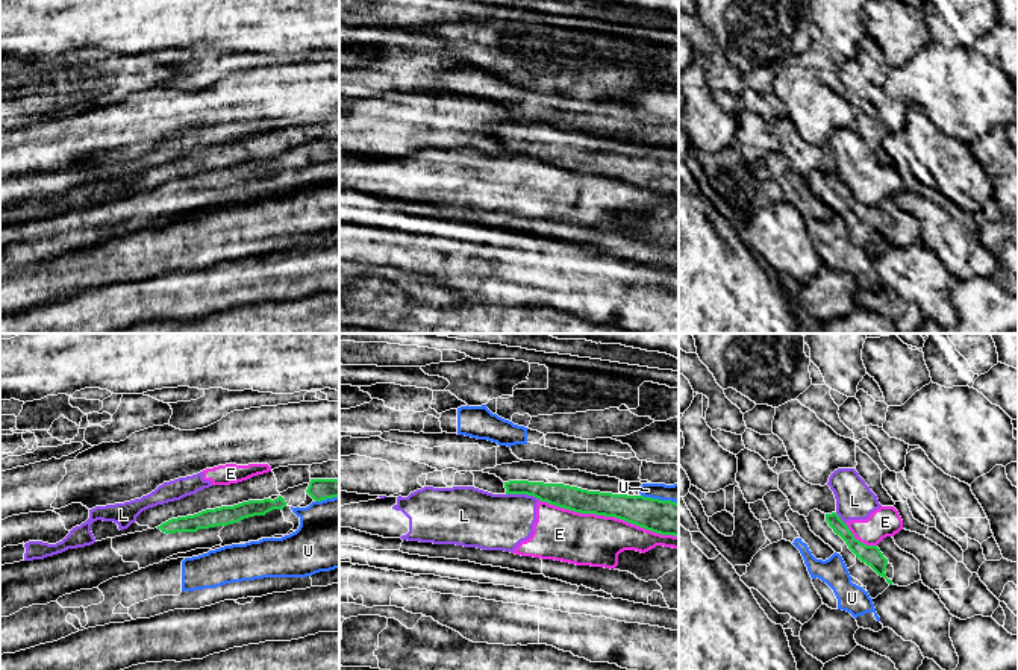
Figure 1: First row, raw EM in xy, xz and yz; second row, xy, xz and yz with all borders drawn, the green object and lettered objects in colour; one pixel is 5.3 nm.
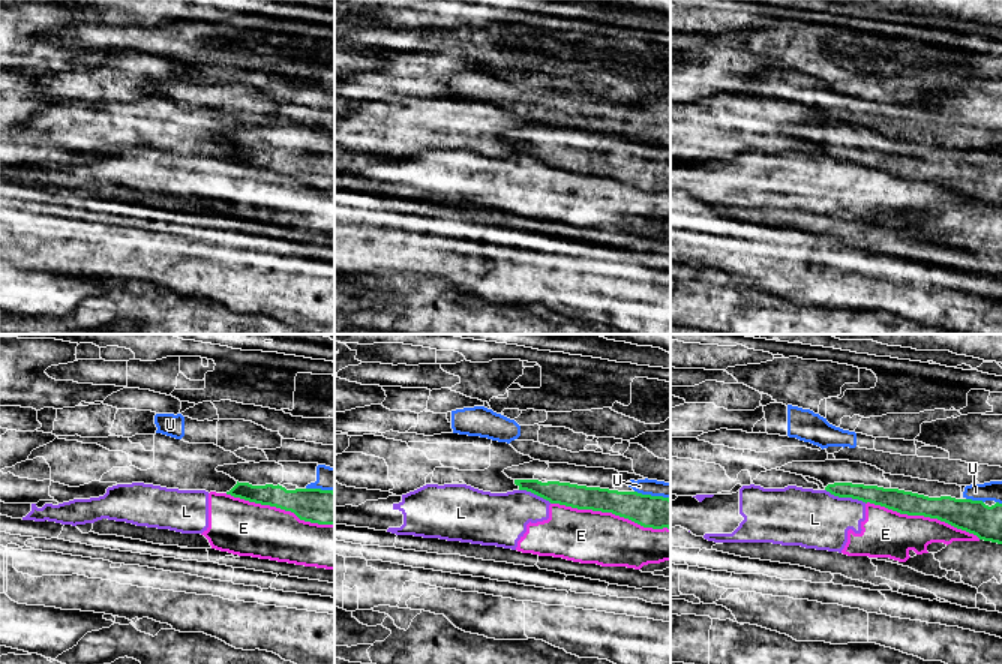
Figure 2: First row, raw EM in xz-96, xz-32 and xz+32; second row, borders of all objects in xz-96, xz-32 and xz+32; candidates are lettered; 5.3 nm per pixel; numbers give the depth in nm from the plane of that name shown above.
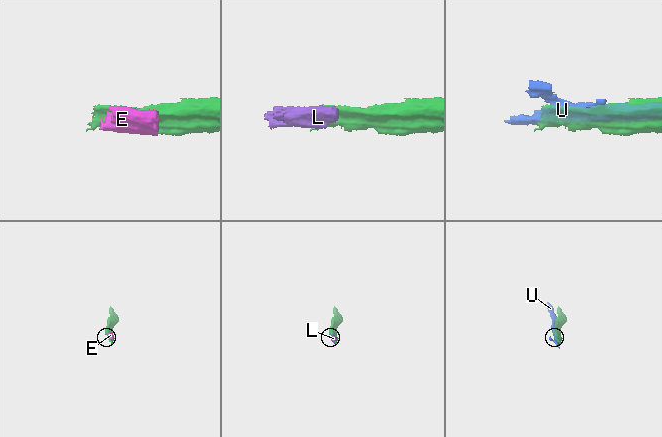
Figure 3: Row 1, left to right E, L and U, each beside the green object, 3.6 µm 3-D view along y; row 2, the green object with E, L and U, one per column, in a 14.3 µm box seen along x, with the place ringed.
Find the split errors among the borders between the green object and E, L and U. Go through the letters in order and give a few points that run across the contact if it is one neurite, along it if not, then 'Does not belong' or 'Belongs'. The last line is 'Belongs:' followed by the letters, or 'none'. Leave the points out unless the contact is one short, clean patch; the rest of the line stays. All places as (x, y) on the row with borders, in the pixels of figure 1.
E: Does not belong
L: Line: xz (506, 493), (526, 493), (540, 499). Does not belong
U: Does not belong
Belongs: none

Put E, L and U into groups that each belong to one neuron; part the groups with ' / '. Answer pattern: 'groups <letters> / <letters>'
groups E L / U

